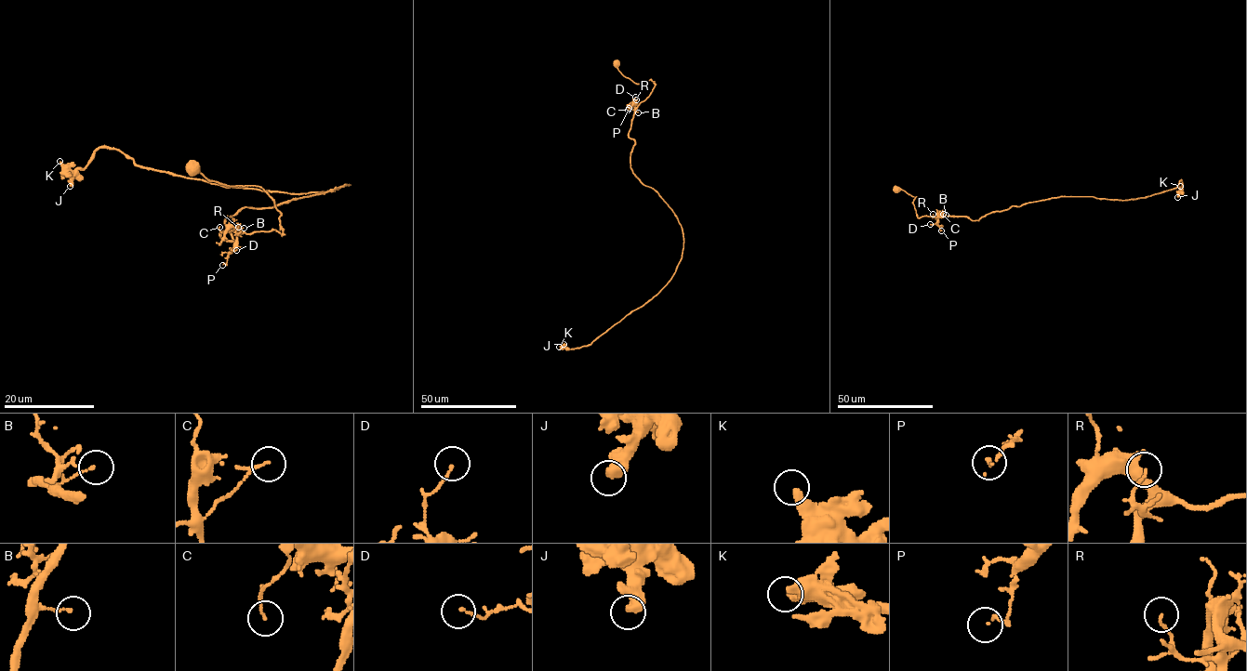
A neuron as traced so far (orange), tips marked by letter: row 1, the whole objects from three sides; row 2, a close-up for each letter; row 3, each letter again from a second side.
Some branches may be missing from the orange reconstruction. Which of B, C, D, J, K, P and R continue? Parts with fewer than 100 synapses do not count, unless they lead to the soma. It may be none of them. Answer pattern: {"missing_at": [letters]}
{"missing_at": []}

